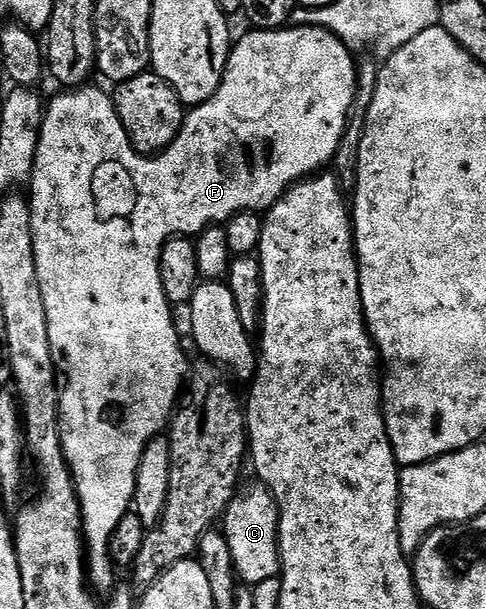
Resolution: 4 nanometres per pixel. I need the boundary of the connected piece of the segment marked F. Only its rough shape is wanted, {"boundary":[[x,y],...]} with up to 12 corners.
{"boundary":[[250,31],[154,156],[92,84],[29,183],[89,582],[188,377],[171,238],[335,161],[357,62]]}

